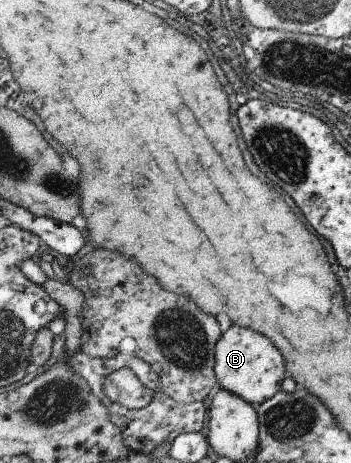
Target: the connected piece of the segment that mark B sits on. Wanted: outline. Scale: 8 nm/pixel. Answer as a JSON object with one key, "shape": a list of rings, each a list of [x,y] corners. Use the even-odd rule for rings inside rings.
{"shape":[[[232,326],[230,330],[221,334],[215,344],[214,372],[218,382],[218,388],[233,392],[234,395],[243,398],[251,405],[257,406],[265,400],[272,398],[281,391],[284,380],[284,358],[274,348],[274,344],[248,328]]]}

